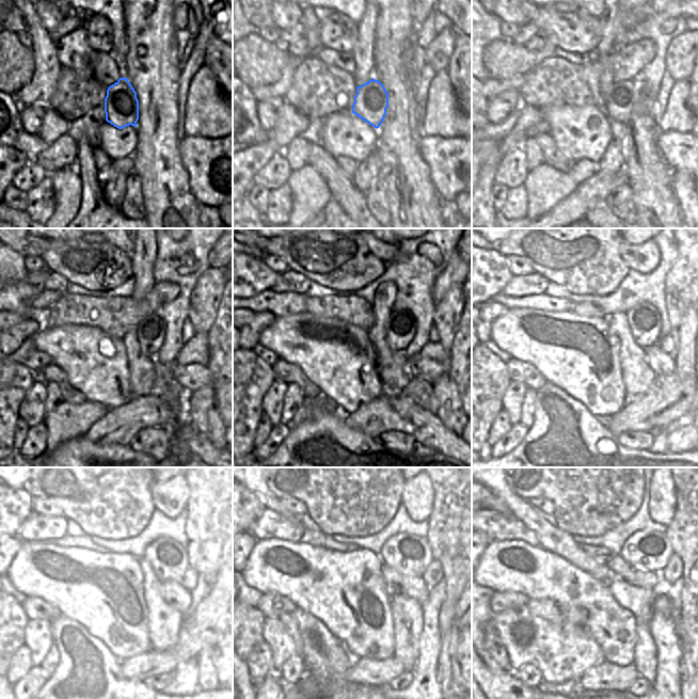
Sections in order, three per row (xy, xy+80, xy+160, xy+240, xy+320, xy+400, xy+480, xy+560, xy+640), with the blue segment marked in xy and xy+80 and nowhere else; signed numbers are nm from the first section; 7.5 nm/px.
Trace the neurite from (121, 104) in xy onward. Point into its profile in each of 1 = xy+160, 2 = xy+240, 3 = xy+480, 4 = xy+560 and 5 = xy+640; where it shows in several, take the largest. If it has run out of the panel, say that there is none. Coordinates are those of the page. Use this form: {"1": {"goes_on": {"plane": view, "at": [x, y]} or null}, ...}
{"1": {"goes_on": {"plane": "xy+160", "at": [618, 105]}}, "2": {"goes_on": {"plane": "xy+240", "at": [151, 332]}}, "3": {"goes_on": {"plane": "xy+480", "at": [169, 559]}}, "4": {"goes_on": {"plane": "xy+560", "at": [410, 555]}}, "5": {"goes_on": {"plane": "xy+640", "at": [647, 550]}}}

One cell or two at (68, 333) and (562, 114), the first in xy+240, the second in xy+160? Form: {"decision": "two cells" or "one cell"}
{"decision": "one cell"}

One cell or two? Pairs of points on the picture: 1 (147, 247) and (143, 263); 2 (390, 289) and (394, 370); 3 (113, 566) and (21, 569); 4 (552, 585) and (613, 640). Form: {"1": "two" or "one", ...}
{"1": "one", "2": "one", "3": "one", "4": "one"}

